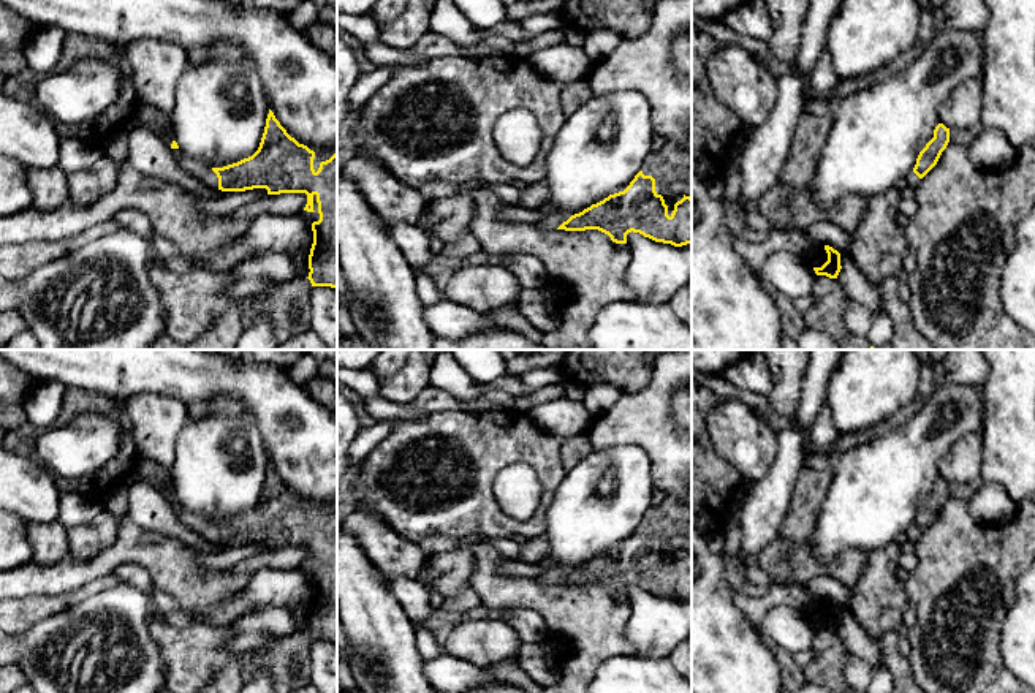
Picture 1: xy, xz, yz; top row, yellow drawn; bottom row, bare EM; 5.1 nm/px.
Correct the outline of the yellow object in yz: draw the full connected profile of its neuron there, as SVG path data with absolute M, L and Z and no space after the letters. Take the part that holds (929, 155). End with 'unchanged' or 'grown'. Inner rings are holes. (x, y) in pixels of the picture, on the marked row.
M938 123L934 130L934 138L919 152L916 165L913 171L907 176L904 184L916 190L921 184L921 179L937 165L948 142L950 128L946 128L943 123Z; grown

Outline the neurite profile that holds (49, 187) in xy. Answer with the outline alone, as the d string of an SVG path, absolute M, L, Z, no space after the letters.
M59 166L51 169L27 168L27 184L38 210L59 209L68 199L66 174Z

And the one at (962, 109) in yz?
M965 79L940 106L940 123L946 128L978 131L983 117L983 82Z

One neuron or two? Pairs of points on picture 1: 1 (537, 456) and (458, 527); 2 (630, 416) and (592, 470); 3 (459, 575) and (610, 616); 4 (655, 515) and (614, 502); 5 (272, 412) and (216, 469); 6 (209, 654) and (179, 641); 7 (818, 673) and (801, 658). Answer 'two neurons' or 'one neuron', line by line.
1: one neuron
2: two neurons
3: two neurons
4: two neurons
5: two neurons
6: one neuron
7: two neurons

